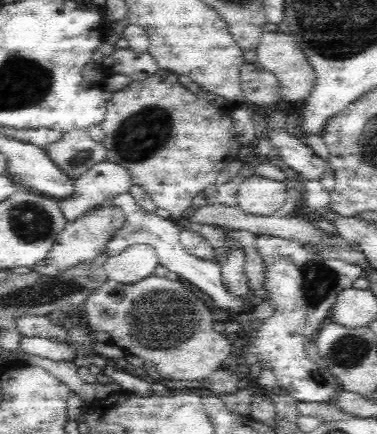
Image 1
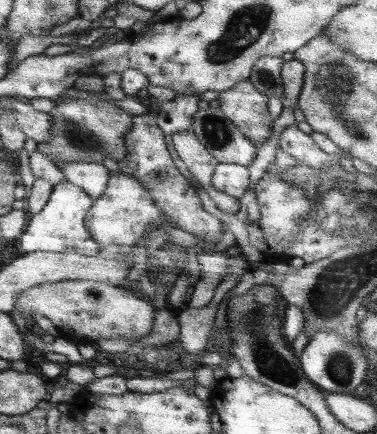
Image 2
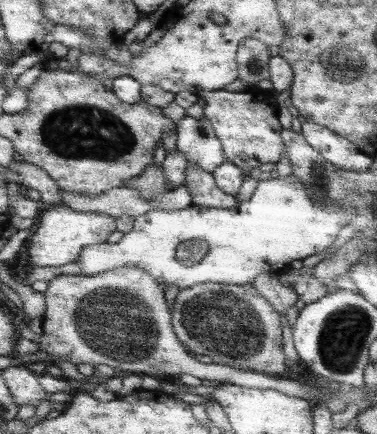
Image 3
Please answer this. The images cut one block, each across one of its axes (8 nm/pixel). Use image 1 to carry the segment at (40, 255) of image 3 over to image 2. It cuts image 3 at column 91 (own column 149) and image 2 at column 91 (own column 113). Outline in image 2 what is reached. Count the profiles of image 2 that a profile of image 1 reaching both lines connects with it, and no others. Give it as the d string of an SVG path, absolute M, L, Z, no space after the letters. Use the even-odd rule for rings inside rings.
M67 180L57 184L47 208L29 220L25 234L17 240L17 250L23 254L29 254L29 252L59 252L59 254L77 252L83 256L97 256L101 246L91 236L91 230L87 228L87 214L91 212L93 206L95 206L95 198L89 192L81 190L79 186L75 186Z

